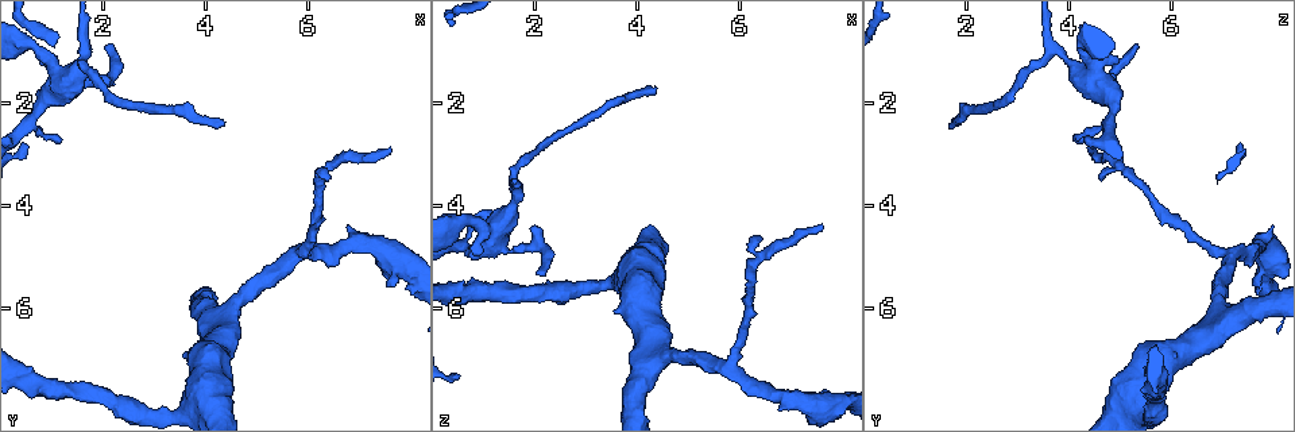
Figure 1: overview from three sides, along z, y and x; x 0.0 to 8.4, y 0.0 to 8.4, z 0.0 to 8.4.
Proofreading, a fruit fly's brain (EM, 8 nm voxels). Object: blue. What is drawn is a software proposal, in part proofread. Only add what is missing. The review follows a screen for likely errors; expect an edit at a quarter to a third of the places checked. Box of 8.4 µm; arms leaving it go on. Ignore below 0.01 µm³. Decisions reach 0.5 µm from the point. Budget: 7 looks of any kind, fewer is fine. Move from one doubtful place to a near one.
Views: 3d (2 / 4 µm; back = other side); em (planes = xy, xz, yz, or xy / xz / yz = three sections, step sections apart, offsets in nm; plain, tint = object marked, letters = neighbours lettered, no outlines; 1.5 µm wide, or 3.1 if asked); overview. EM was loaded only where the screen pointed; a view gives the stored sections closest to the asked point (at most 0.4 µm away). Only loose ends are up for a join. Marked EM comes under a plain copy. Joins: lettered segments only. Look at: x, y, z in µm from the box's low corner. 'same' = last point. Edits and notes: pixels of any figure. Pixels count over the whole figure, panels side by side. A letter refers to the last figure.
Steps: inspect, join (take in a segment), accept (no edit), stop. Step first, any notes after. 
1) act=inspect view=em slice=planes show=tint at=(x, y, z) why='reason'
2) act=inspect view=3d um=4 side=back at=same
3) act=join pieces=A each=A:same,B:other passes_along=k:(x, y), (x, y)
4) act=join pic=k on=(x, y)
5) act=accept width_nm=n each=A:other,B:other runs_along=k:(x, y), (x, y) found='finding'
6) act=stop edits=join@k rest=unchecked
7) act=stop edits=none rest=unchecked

act=inspect view=em slice=planes show=tint at=(7.60, 2.85, 4.35) why='free end'

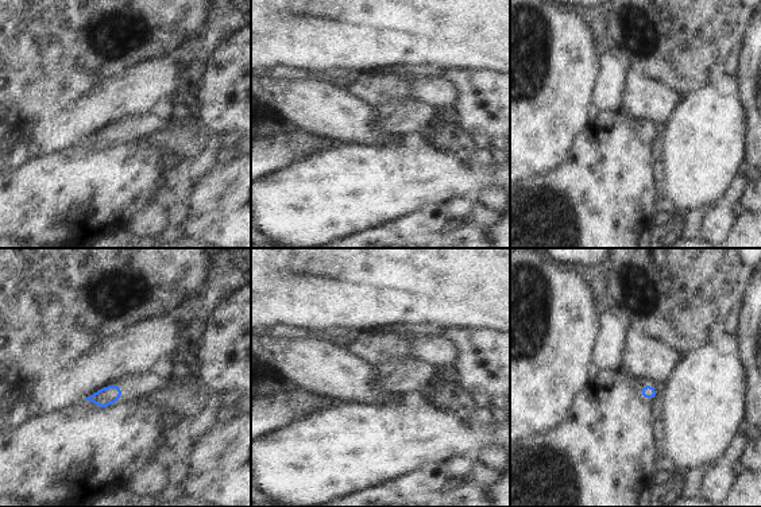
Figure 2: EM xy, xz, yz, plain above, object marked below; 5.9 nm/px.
act=inspect view=em slice=planes show=letters at=same why='see the neighbours'

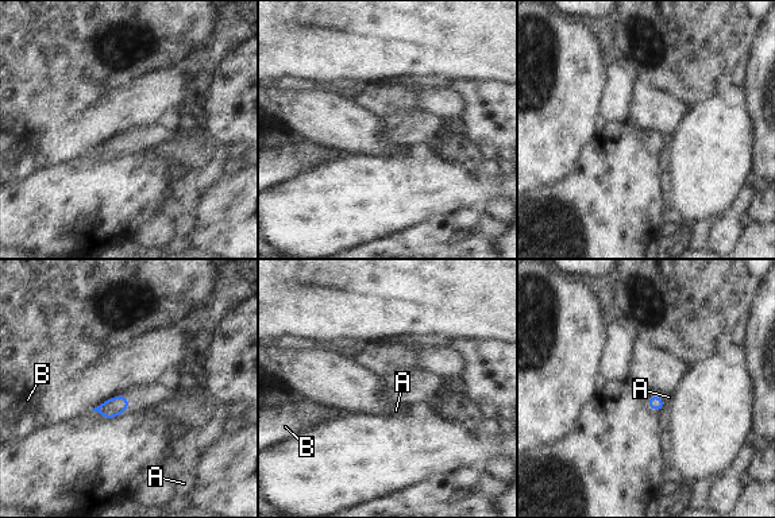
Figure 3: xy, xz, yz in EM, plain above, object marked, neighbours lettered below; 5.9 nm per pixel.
act=accept each=A:other,B:other border=3:(662, 397), (666, 406) found='no lettered segment goes on from it'

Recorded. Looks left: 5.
act=inspect view=em slice=planes show=letters at=(1.20, 2.75, 4.10) why='tapers out'

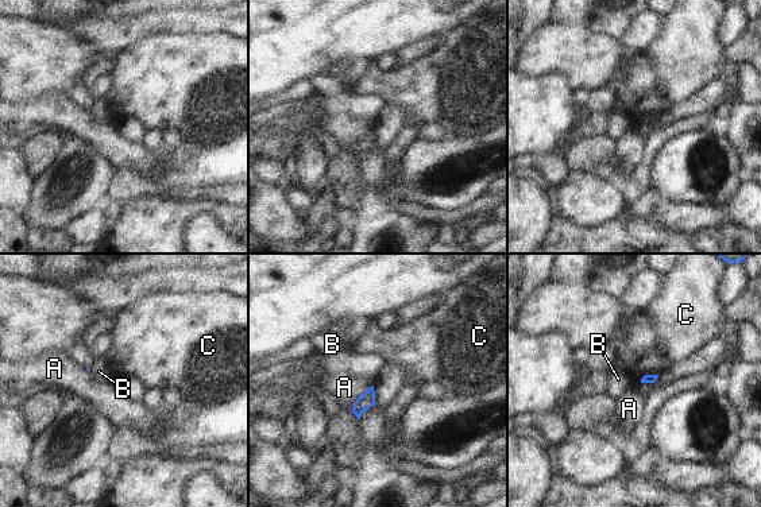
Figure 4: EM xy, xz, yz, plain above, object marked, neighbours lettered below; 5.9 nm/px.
act=accept each=A:other,B:other,C:other border=4:(657, 374), (645, 374), (640, 379) found='none of them fits'

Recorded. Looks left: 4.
act=inspect view=3d um=2 at=(4.30, 2.40, 1.65) why='branch stops here'

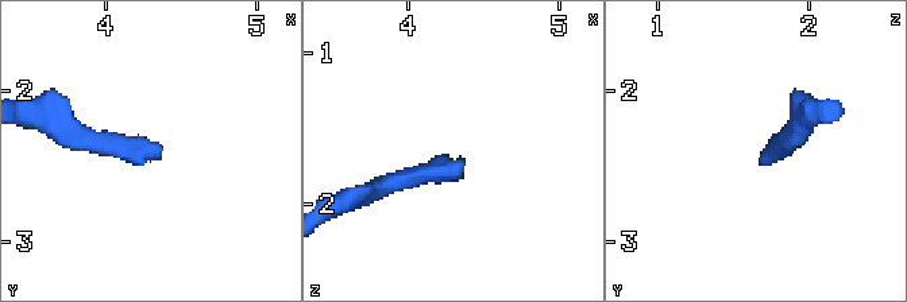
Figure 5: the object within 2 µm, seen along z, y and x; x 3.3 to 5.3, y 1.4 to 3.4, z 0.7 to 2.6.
act=inspect view=em slice=planes show=letters at=(4.36, 2.44, 1.70)

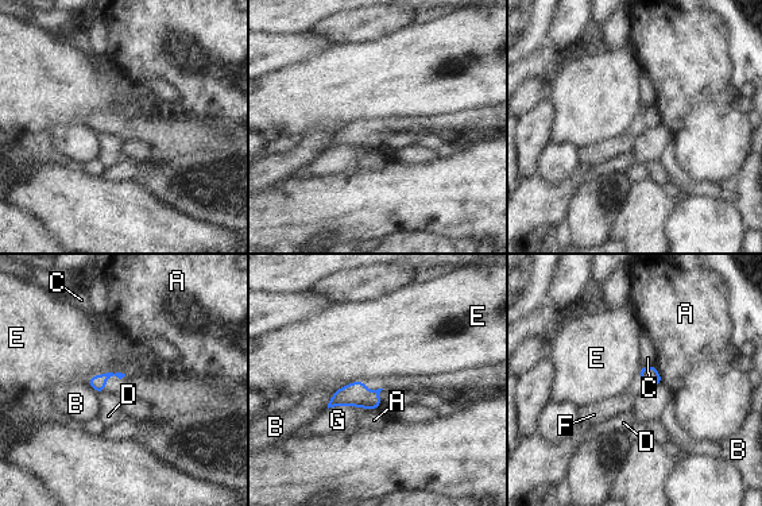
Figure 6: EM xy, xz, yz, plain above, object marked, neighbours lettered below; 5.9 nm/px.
act=accept longest_contact=G:260nm each=A:other,B:other,C:other,D:other,E:other,F:other,G:other border=6:(126, 374), (96, 373), (85, 383) found='none of them fits'

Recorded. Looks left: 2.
act=stop edits=none rest=unchecked

